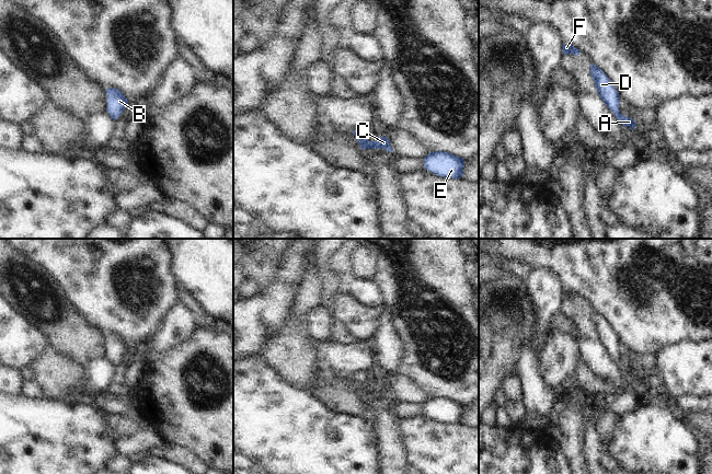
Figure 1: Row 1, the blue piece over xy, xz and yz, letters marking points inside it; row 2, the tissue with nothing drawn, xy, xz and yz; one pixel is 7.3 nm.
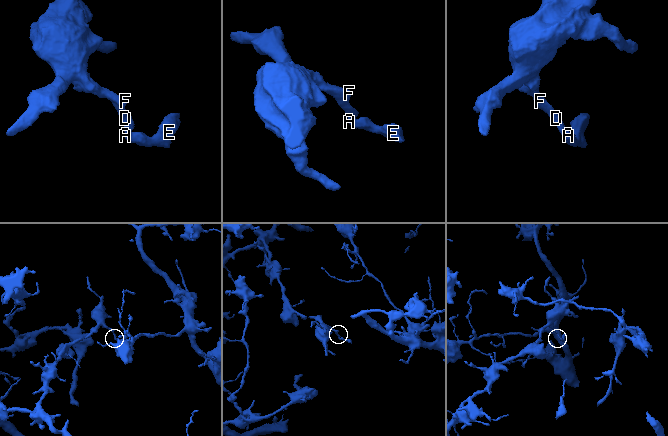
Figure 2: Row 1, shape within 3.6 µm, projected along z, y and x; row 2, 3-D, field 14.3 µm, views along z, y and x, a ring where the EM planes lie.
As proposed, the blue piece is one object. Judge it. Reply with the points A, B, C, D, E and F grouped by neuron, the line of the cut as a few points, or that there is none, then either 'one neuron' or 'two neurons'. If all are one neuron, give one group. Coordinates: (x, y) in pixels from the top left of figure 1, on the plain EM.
A B C D E F | no cut | one neuron

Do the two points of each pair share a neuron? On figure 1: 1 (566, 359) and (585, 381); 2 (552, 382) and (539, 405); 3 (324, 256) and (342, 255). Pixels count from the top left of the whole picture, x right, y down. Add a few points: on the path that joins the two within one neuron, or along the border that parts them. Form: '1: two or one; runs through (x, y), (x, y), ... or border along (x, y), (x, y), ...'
1: two; border along (580, 357), (573, 377)
2: two; border along (536, 366), (541, 383), (555, 392)
3: two; border along (336, 250), (330, 259), (330, 267), (341, 277)

